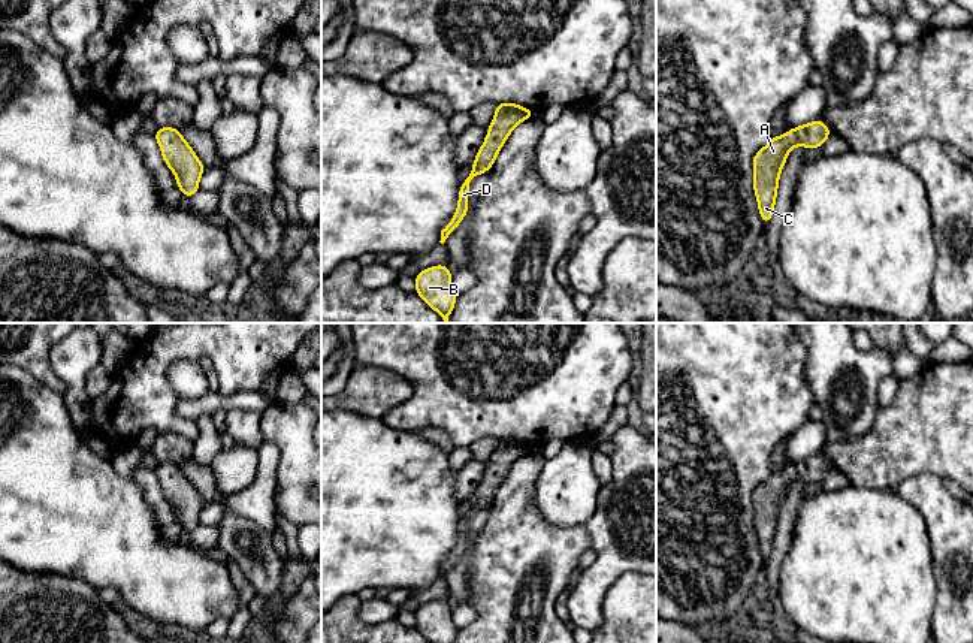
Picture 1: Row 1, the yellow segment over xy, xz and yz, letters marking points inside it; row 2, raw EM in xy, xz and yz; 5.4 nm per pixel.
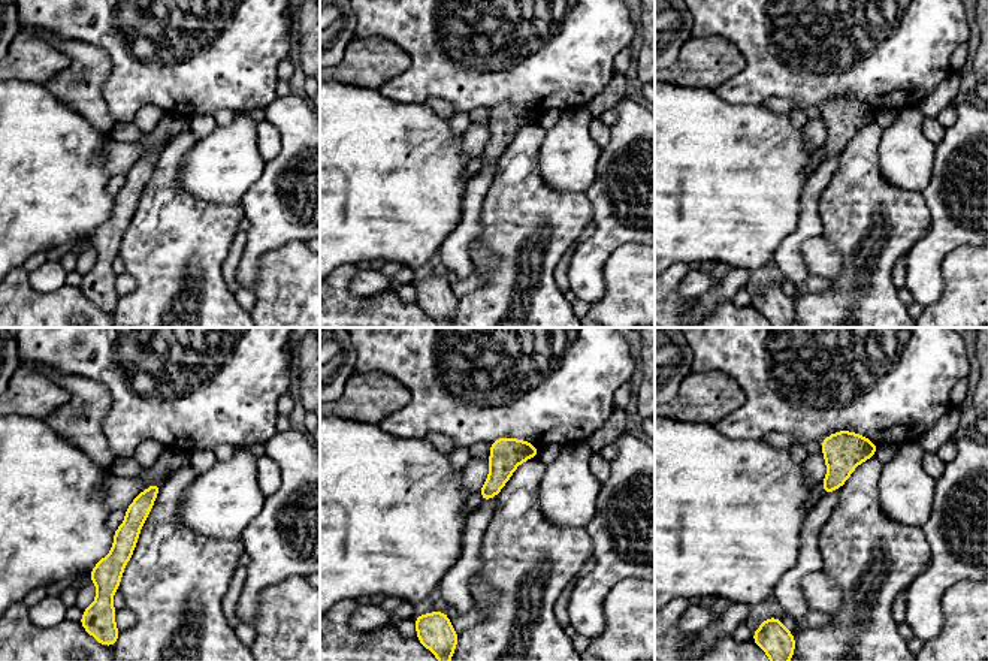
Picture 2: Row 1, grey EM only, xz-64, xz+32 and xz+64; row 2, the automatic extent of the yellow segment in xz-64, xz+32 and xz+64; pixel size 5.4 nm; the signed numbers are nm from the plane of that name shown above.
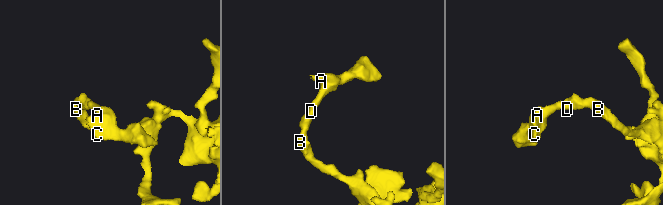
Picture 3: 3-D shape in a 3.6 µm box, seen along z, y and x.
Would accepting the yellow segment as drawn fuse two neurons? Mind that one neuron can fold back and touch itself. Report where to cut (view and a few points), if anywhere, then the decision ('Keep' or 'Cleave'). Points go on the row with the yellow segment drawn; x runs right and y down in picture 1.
No split. Keep

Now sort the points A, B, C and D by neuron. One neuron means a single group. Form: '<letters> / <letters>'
A B C D

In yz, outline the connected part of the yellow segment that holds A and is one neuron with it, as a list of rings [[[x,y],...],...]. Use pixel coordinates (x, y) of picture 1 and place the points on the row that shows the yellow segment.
[[[815,120],[809,124],[791,129],[782,136],[771,136],[770,142],[756,151],[752,160],[755,172],[753,190],[761,220],[765,226],[773,218],[779,178],[789,151],[798,145],[806,150],[821,148],[830,136],[830,127],[824,121]]]

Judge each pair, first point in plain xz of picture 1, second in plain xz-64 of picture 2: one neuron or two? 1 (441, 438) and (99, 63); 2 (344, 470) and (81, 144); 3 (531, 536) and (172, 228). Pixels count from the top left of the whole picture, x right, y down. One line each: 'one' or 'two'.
1: one
2: one
3: one

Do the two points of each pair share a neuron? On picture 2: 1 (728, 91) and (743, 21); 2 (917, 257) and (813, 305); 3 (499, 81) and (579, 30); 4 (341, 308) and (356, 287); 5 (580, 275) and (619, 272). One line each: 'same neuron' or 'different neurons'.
1: same neuron
2: different neurons
3: same neuron
4: different neurons
5: different neurons

